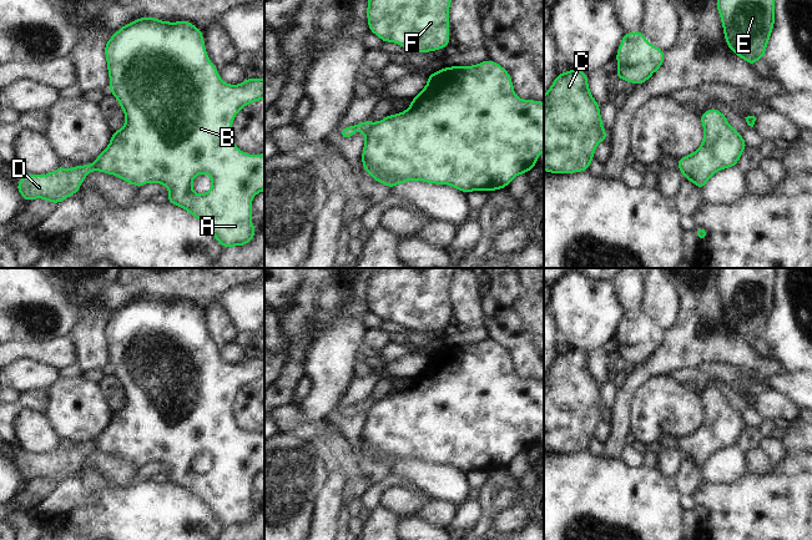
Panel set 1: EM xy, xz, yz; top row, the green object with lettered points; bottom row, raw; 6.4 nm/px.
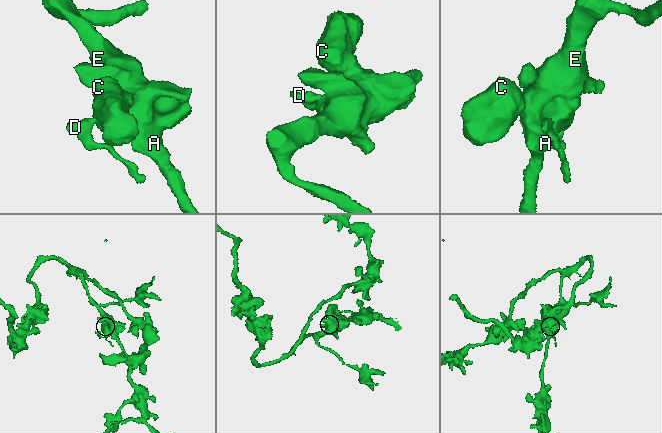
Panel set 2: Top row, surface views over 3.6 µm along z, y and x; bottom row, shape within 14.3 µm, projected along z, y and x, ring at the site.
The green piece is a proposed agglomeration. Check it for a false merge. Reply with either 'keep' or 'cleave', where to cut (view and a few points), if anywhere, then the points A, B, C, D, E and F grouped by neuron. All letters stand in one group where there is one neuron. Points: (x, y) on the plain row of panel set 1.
cleave; cut xz (373, 403), (363, 412); groups A B C E F / D

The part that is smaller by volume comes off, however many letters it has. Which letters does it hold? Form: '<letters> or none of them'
D

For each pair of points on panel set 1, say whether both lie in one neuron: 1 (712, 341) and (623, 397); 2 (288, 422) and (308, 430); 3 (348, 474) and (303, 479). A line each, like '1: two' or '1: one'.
1: one
2: one
3: two

